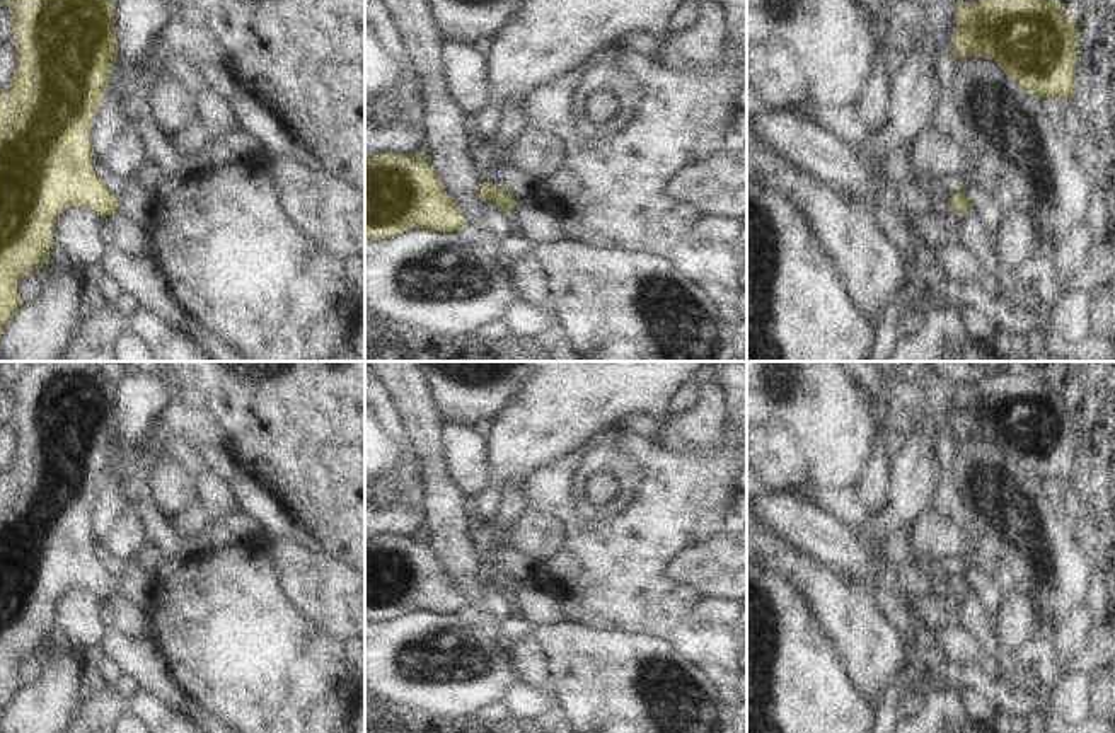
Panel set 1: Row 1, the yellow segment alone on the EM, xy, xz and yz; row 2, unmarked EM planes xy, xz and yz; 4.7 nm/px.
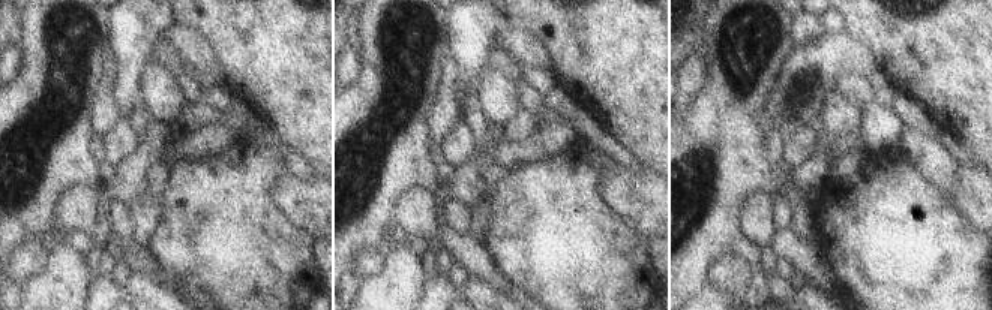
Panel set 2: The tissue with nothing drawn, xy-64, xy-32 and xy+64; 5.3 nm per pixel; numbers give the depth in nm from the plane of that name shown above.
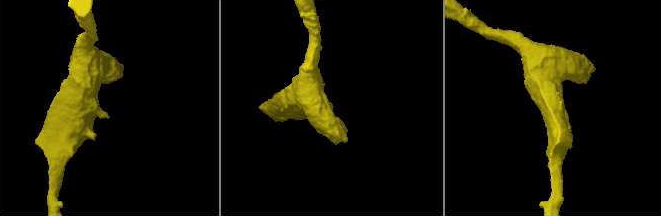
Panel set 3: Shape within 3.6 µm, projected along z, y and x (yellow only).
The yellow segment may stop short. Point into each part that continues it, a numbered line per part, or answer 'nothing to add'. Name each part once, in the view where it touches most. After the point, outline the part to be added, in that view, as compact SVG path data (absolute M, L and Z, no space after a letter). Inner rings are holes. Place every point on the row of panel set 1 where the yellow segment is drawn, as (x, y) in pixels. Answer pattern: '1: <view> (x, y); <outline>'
nothing to add

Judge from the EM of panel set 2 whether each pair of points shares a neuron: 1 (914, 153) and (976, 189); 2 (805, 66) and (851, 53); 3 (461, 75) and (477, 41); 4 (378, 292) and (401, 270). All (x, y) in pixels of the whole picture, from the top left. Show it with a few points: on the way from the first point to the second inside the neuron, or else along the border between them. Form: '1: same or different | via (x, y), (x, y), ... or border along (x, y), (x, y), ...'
1: same | via (929, 157), (961, 186)
2: same | via (817, 65), (829, 54), (839, 54)
3: same | via (462, 66), (468, 50)
4: same | via (384, 286), (395, 276)

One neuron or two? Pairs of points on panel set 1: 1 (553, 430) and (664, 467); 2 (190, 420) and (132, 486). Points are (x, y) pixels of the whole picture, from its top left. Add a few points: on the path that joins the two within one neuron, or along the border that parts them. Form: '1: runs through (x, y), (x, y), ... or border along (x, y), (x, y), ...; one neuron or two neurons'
1: border along (570, 452), (534, 471); two neurons
2: runs through (171, 428), (135, 467); one neuron

